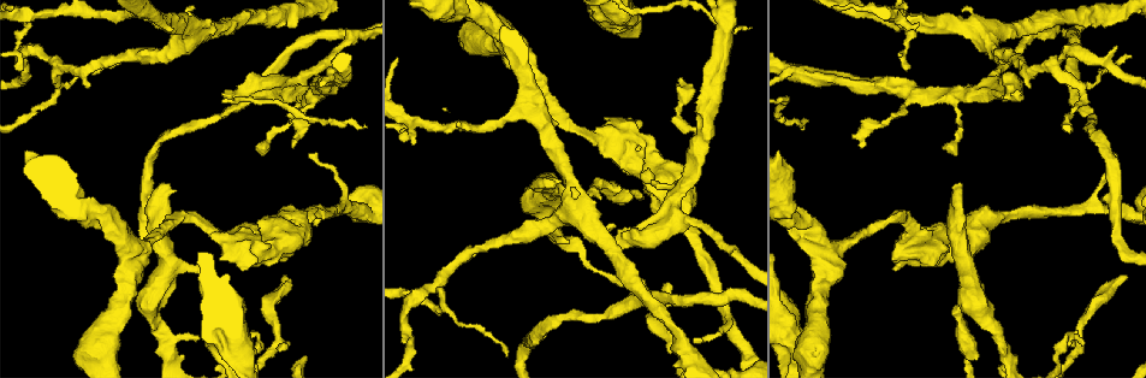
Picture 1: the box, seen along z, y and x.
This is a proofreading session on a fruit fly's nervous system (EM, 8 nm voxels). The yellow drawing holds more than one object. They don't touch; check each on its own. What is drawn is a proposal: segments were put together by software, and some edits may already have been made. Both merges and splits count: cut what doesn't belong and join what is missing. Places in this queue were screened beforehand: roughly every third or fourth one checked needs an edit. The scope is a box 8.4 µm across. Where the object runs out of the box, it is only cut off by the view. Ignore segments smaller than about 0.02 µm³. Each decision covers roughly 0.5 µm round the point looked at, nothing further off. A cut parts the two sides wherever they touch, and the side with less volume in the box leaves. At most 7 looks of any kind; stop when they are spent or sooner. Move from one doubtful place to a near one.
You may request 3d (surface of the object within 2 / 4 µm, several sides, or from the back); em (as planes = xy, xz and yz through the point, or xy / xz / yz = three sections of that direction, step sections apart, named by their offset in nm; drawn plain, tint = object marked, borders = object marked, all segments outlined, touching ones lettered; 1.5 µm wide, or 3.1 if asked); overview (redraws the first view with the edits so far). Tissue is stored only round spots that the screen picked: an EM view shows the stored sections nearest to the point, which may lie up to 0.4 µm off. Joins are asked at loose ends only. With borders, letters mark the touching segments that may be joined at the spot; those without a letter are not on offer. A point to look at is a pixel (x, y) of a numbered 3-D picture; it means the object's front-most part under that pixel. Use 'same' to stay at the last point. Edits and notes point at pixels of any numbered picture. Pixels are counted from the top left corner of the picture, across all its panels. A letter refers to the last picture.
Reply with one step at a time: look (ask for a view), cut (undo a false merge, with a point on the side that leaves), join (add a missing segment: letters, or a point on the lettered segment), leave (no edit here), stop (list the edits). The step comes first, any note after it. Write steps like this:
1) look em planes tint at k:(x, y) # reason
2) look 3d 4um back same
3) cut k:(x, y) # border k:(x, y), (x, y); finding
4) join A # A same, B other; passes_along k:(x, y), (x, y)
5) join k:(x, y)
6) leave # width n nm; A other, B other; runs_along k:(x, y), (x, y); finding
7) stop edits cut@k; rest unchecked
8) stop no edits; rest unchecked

look em planes plain at 1:(537, 120) # a fork

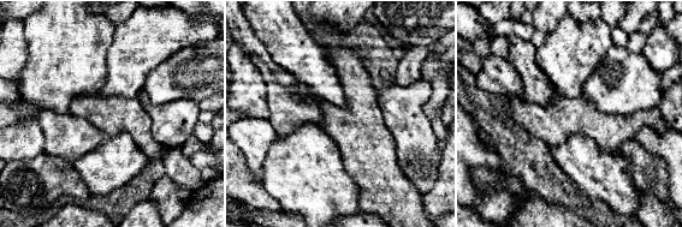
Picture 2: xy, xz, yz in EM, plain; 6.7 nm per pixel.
look em planes tint same # with the object marked

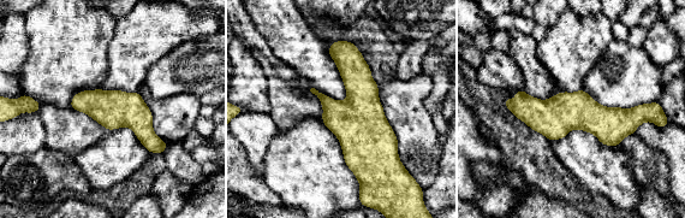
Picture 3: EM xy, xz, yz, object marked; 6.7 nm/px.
look em planes borders same

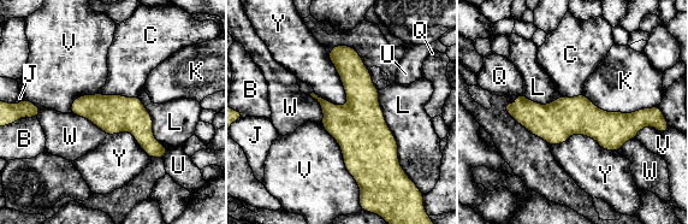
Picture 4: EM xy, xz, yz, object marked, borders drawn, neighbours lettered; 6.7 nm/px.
leave # width 260 nm; B other, C other, J other, K other, L other, Q other, U other, V other, W other, Y other; border 4:(327, 54), (348, 99), (344, 106); one neuron here

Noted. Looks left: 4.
look em planes tint at 1:(1019, 96)

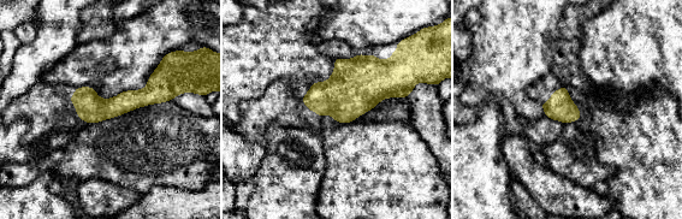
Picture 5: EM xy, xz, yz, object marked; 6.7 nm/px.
look em planes borders same

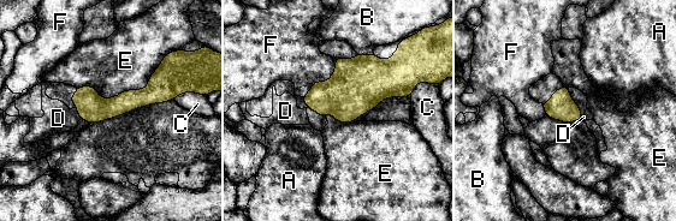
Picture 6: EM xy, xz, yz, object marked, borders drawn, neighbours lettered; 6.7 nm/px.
join D # A other, B other, C other, D same, E other, F other; passes_along 6:(90, 107), (78, 113), (58, 118); it goes on there

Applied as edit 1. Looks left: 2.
look em planes borders at 1:(694, 339) # an open end

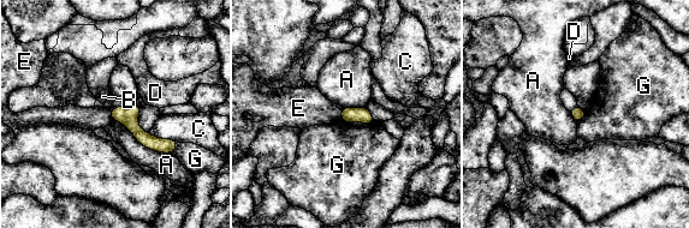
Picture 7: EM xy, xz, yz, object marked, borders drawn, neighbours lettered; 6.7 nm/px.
leave # width 80 nm; longest_contact A 440 nm; A other, B other, C other, D other, E other, G other; no lettered segment goes on from it

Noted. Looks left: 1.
stop edits join@6; rest unchecked

